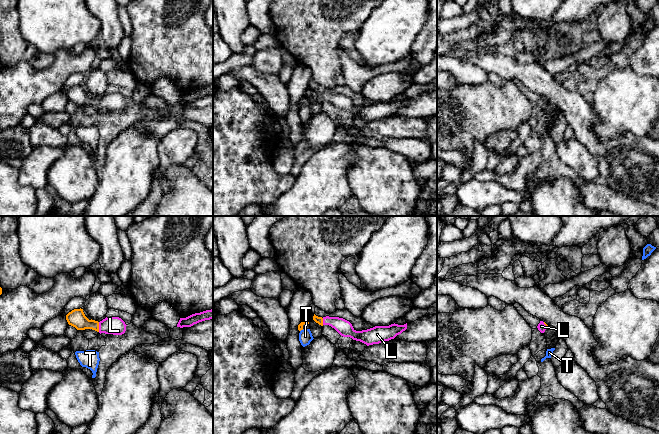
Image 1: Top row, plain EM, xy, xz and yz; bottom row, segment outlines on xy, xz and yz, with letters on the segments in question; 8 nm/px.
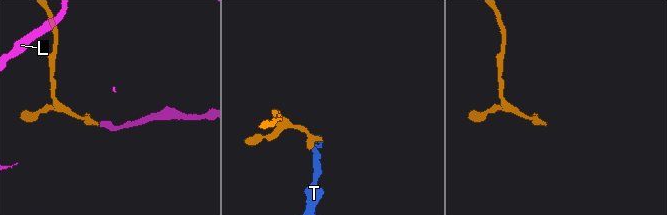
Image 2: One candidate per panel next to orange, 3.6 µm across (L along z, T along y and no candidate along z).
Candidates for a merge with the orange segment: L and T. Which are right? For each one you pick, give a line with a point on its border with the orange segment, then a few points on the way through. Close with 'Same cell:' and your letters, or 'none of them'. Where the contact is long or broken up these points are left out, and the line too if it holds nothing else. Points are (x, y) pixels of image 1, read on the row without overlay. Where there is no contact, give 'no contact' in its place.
L: xy (98, 103) | across xy (76, 94), (98, 103), (114, 101)
Same cell: L

